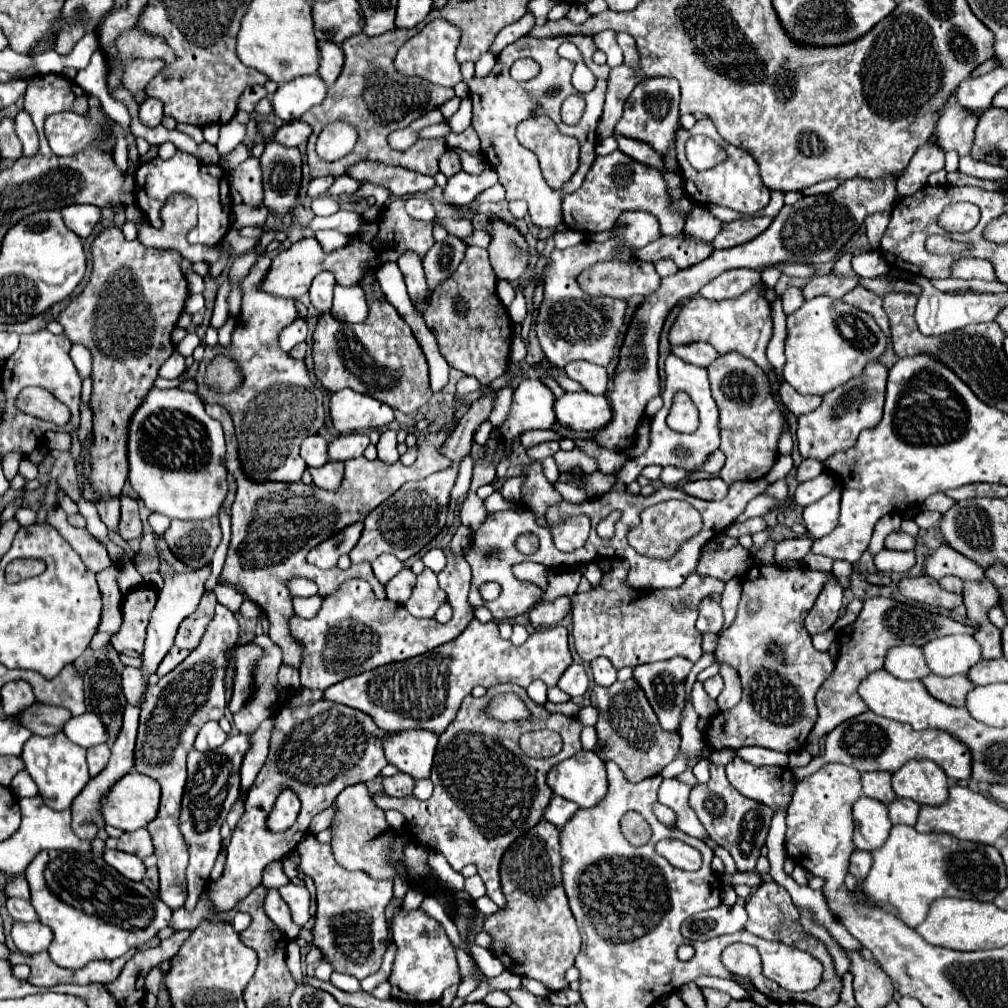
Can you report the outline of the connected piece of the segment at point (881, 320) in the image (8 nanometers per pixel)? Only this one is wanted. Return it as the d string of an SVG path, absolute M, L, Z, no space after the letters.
M856 287L850 293L846 293L842 297L842 301L848 305L854 305L860 311L870 313L876 319L876 323L880 325L880 329L884 329L884 333L888 333L888 317L886 317L886 311L882 309L882 297L878 297L876 293L868 291L864 287Z

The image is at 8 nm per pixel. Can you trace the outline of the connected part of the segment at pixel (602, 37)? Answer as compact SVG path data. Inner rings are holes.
M602 31L602 33L594 35L596 47L602 49L608 55L608 65L610 67L616 67L616 65L622 63L622 49L616 43L616 35L618 35L616 31Z

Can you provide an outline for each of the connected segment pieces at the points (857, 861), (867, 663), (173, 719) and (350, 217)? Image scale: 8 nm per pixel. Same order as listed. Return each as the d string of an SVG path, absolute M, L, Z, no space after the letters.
M858 849L852 853L852 857L850 857L850 873L858 879L858 887L862 885L864 877L868 875L870 865L872 865L872 855L870 853L864 853L864 851L858 851Z
M874 597L864 601L864 607L858 615L858 619L838 631L840 639L840 653L836 667L832 675L822 683L820 691L816 693L816 705L818 705L818 721L808 735L805 749L812 757L818 757L819 742L824 735L828 735L836 725L844 723L846 719L852 719L860 713L868 711L868 705L858 695L858 685L862 677L868 677L870 673L884 667L884 657L888 649L896 645L916 645L924 647L928 641L942 637L942 635L954 635L954 633L968 633L968 625L954 621L952 617L944 617L940 613L932 613L908 603L900 603L886 597Z
M216 603L216 613L206 627L200 645L156 685L146 689L146 699L140 711L140 727L136 741L136 771L156 779L162 787L162 803L158 817L148 825L154 841L160 871L160 899L172 909L180 909L186 901L186 865L188 845L178 829L180 801L186 785L186 755L194 745L198 729L212 719L222 719L228 705L226 699L226 649L234 647L238 639L238 621L230 609Z
M340 209L338 213L334 213L329 217L314 217L310 227L314 231L318 231L318 229L336 229L336 231L340 231L344 235L354 235L360 229L358 221L362 221L360 213Z

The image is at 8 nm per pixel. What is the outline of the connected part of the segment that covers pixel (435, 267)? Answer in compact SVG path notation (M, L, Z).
M448 235L444 241L434 243L434 247L424 257L424 271L428 275L430 291L434 291L436 283L440 283L456 271L456 267L464 259L466 247L468 245L454 235Z

